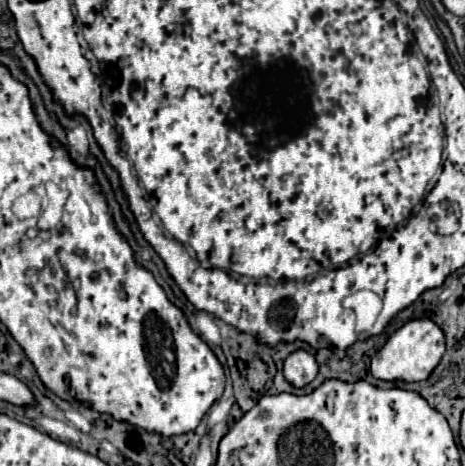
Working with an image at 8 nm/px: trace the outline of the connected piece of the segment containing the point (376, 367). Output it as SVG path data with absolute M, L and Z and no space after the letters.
M427 317L411 319L403 327L399 327L387 339L387 343L373 355L371 373L373 373L373 377L383 379L383 381L397 381L397 379L423 381L439 365L443 353L445 353L445 335L443 335L441 327Z

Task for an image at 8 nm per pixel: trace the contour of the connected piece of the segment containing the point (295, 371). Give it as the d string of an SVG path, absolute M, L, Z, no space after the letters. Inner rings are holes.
M297 349L293 351L287 359L285 359L285 367L283 367L285 379L295 385L295 387L305 387L307 383L311 383L317 375L317 361L311 353Z

